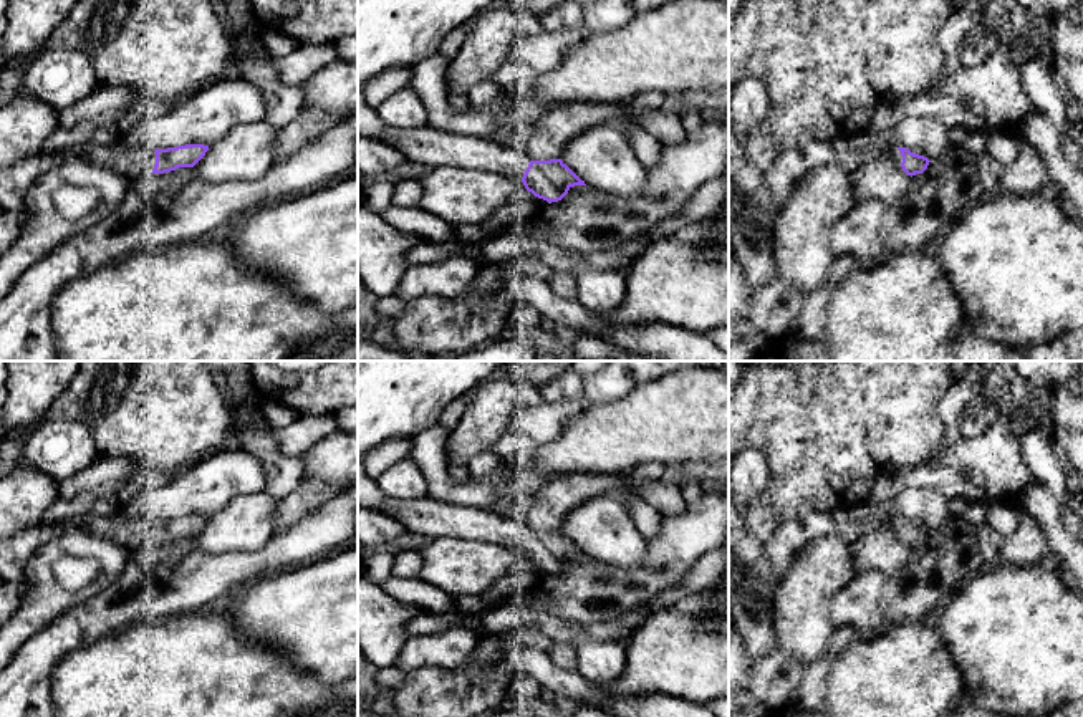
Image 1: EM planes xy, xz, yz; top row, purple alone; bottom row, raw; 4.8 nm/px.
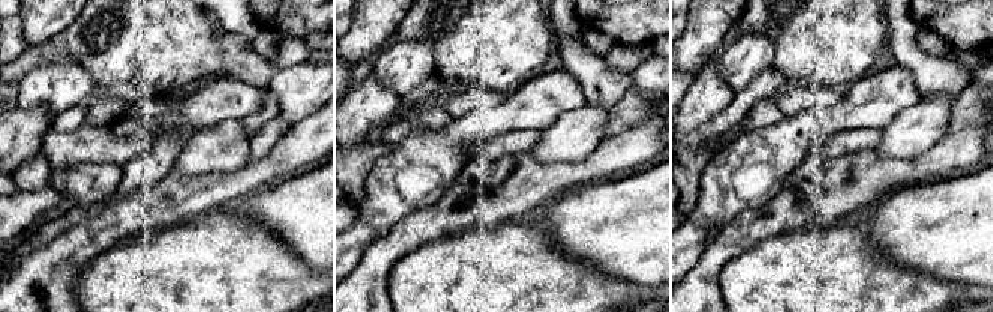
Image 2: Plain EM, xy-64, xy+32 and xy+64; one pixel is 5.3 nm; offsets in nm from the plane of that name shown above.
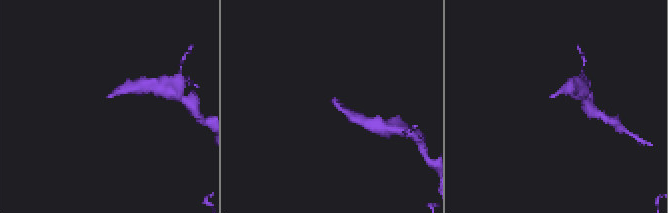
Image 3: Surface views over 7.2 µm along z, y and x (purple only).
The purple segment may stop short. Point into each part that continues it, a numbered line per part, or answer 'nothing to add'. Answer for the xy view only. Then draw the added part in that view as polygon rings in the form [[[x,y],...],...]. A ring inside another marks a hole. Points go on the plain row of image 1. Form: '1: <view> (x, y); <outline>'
1: xy (133, 534); [[[88,512],[60,522],[53,527],[55,532],[81,527],[101,537],[109,537],[129,551],[152,545],[156,537],[154,520],[129,520],[126,517],[103,517],[96,512]]]

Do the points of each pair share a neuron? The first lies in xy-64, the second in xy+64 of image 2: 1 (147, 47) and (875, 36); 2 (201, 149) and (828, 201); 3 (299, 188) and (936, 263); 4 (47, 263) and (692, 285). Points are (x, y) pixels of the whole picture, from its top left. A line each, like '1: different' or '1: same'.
1: same
2: different
3: same
4: same

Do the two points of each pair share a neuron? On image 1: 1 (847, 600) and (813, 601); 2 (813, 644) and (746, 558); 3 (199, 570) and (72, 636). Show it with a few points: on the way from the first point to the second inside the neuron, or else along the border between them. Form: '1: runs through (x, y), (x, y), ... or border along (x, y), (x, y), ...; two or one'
1: border along (853, 572), (830, 600), (828, 620), (833, 626); two
2: border along (777, 582), (772, 601), (774, 635); two
3: runs through (168, 593), (151, 600), (138, 600), (103, 615); one

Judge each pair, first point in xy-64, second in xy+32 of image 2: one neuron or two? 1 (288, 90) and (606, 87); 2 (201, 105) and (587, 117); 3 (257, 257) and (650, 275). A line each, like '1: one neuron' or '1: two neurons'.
1: two neurons
2: two neurons
3: two neurons

